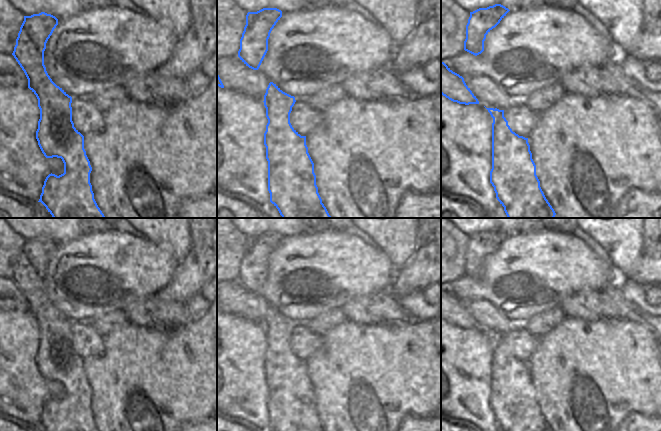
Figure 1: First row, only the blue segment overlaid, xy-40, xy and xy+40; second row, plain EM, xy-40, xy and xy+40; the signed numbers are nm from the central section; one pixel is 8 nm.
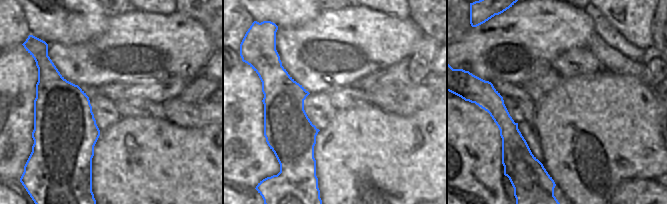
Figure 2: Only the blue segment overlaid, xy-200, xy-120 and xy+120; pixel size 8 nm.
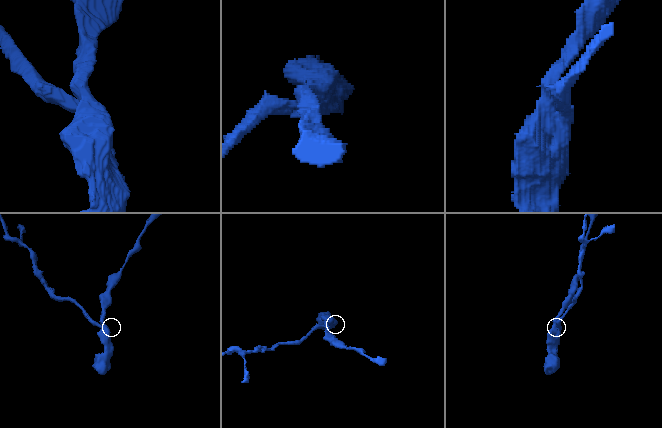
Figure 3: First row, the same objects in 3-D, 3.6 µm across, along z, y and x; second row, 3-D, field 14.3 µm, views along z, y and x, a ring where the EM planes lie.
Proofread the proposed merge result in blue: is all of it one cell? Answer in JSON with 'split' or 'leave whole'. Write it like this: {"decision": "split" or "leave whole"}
{"decision": "split"}

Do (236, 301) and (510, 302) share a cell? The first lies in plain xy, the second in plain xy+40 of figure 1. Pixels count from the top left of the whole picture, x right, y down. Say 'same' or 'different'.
different

